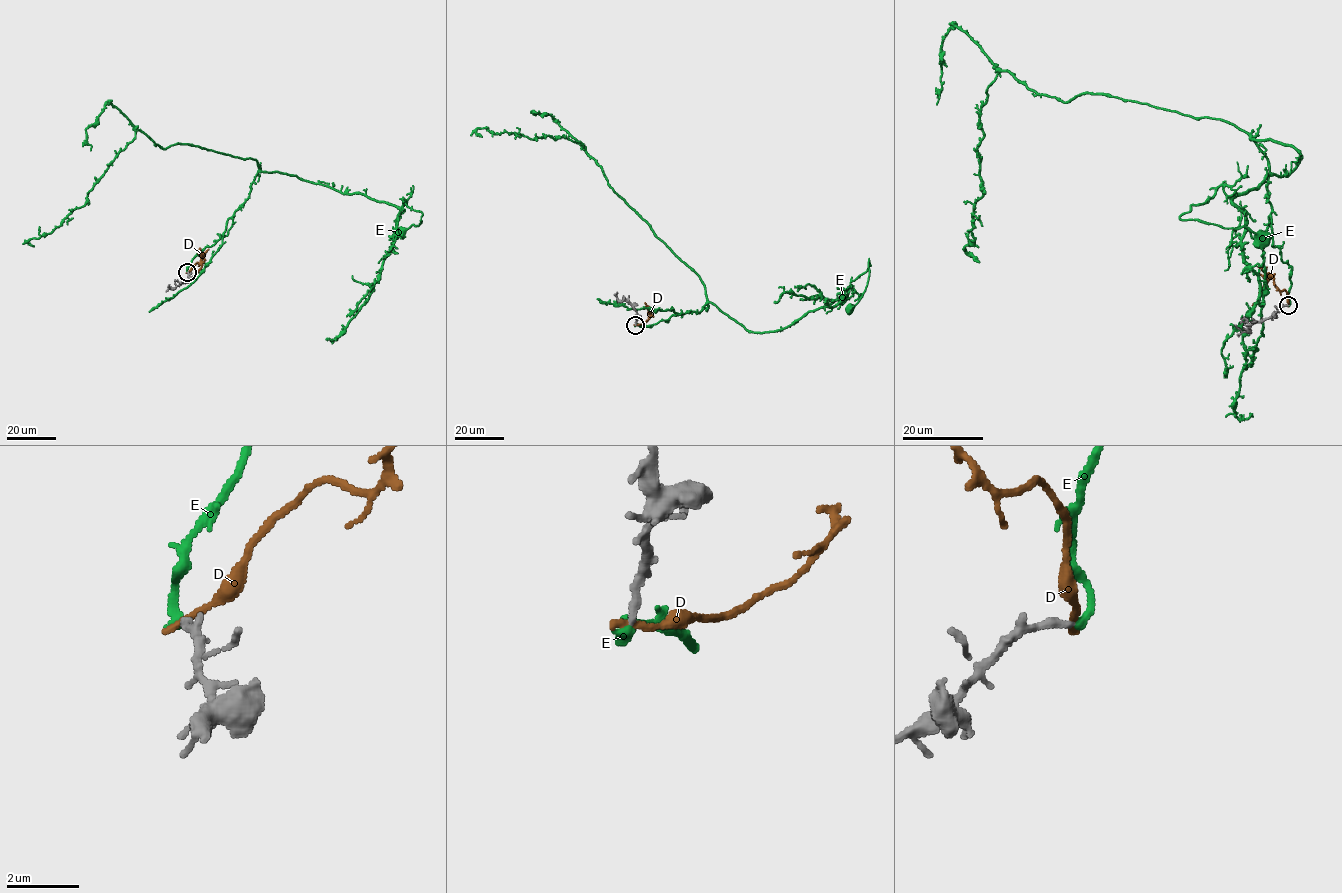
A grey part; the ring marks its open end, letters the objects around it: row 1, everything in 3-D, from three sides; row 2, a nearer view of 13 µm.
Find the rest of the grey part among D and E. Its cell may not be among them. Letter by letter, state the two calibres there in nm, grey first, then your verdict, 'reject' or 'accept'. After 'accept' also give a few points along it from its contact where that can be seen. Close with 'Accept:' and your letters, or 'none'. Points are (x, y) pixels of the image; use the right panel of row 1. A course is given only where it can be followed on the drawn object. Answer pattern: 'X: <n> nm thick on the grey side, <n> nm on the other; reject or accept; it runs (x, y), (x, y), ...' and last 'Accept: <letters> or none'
D: 220 nm thick on the grey side, 200 nm on the other; reject
E: 220 nm thick on the grey side, 240 nm on the other; accept; it runs (1288, 305), (1268, 159), (1251, 139), (1291, 144), (1299, 162), (1230, 198), (1219, 187), (1180, 217), (1261, 239)
Accept: E

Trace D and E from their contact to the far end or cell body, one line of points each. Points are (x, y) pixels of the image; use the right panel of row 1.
D: (1287, 305), (1287, 293), (1274, 285), (1271, 275), (1252, 305)
E: (1288, 305), (1268, 159), (1251, 139), (1291, 144), (1299, 162), (1230, 198), (1219, 187), (1180, 217), (1261, 239)

